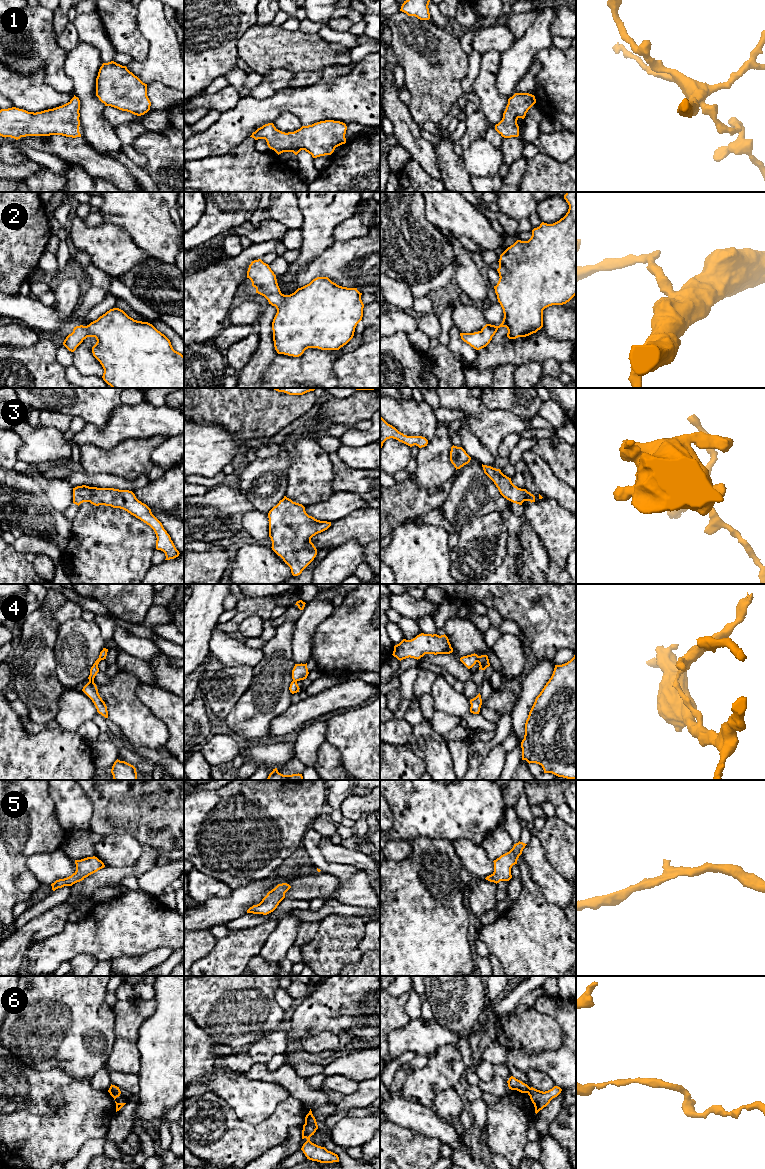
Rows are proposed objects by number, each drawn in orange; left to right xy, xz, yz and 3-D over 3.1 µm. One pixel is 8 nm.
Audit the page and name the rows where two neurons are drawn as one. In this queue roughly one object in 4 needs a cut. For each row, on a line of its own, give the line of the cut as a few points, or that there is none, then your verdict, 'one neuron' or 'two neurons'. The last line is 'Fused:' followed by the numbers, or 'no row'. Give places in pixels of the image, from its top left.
1: cut none; one neuron
2: cut none; one neuron
3: cut none; one neuron
4: cut yz (479, 656), (476, 661); two neurons
5: cut none; one neuron
6: cut xz (305, 1123), (316, 1124); two neurons
Fused: 4, 6

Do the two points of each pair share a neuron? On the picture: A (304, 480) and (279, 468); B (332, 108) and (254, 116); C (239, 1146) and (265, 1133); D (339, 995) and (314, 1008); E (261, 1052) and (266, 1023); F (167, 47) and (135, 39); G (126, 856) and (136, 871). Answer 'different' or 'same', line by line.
A: different
B: same
C: same
D: same
E: different
F: different
G: different

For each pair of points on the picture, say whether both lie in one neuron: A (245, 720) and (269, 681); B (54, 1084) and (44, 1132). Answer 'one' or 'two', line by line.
A: one
B: one

